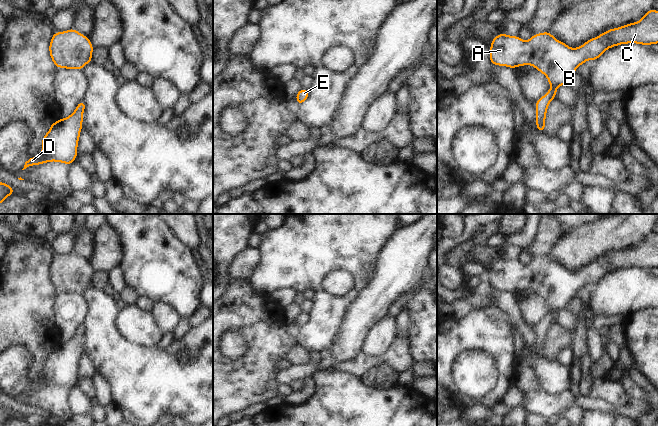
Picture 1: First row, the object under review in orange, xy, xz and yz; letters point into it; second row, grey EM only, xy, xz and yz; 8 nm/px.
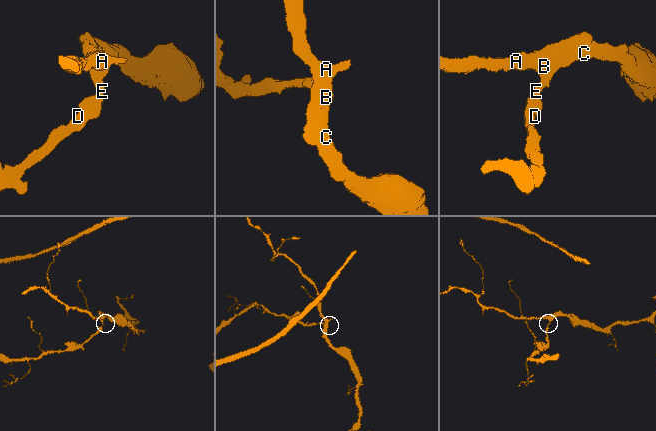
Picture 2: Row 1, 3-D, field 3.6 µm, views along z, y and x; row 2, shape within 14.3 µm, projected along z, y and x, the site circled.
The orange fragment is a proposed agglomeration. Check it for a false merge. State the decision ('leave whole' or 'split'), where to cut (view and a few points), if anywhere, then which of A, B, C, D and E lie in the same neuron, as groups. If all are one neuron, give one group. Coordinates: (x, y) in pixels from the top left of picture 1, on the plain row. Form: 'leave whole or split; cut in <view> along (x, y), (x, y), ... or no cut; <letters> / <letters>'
leave whole; no cut; A B C D E

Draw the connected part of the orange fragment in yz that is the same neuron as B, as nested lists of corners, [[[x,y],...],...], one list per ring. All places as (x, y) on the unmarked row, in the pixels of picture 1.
[[[652,232],[639,245],[609,253],[578,272],[570,272],[549,255],[533,258],[527,265],[503,256],[491,266],[489,284],[492,289],[511,293],[531,289],[547,301],[551,313],[535,328],[536,352],[544,357],[547,333],[556,322],[557,311],[567,309],[572,298],[587,284],[596,285],[607,273],[629,267],[658,268],[657,234]]]

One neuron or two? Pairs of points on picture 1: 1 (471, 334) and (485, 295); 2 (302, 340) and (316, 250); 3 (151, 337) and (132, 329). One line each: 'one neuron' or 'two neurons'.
1: two neurons
2: one neuron
3: one neuron

